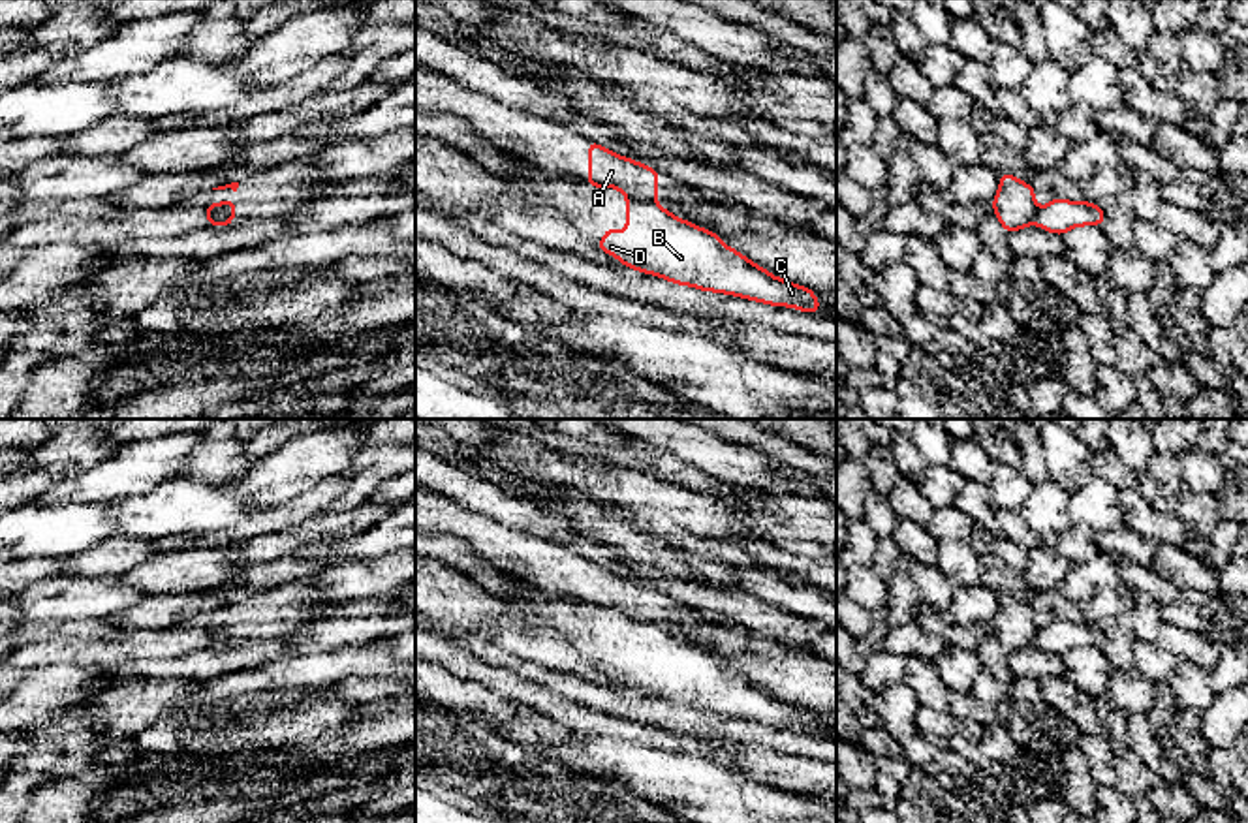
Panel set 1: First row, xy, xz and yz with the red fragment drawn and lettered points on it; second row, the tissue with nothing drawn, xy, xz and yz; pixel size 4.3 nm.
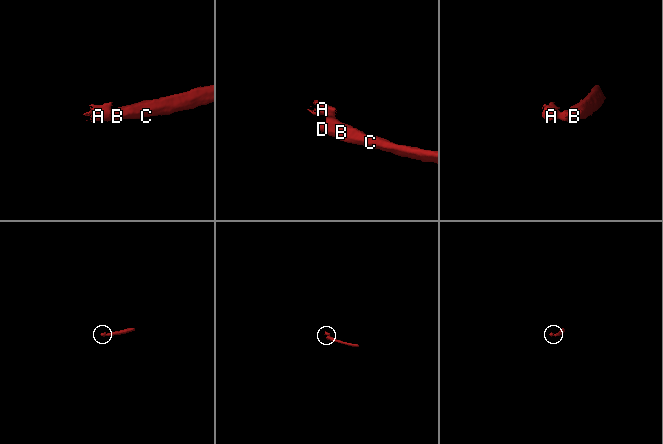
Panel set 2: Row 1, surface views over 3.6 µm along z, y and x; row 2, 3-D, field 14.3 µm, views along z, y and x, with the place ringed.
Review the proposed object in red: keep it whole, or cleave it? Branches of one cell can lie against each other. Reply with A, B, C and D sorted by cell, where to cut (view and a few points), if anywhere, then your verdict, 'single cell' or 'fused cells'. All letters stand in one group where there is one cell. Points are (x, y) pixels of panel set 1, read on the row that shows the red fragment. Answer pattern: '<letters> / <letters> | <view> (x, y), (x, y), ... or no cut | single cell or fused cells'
A / B C D | xz (628, 196), (653, 203) | fused cells

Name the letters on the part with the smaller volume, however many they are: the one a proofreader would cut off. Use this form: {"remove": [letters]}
{"remove": ["A"]}

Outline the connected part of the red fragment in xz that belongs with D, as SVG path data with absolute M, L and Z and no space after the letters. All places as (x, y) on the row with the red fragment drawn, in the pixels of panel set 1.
M628 197L626 233L620 237L609 225L596 246L637 272L648 272L673 284L771 306L791 306L808 314L818 314L821 308L810 287L776 278L725 246L716 233L677 218L658 203Z

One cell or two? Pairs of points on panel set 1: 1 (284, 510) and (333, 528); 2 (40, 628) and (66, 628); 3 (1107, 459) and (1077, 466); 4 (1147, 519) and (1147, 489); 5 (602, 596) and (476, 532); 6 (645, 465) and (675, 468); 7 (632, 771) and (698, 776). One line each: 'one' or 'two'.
1: two
2: one
3: two
4: two
5: one
6: one
7: one

